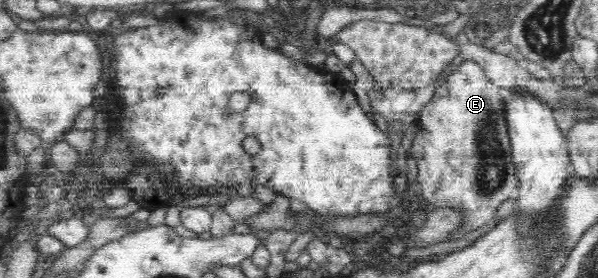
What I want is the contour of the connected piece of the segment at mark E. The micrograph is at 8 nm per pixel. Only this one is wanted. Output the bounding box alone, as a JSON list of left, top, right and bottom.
[411,60,519,239]

